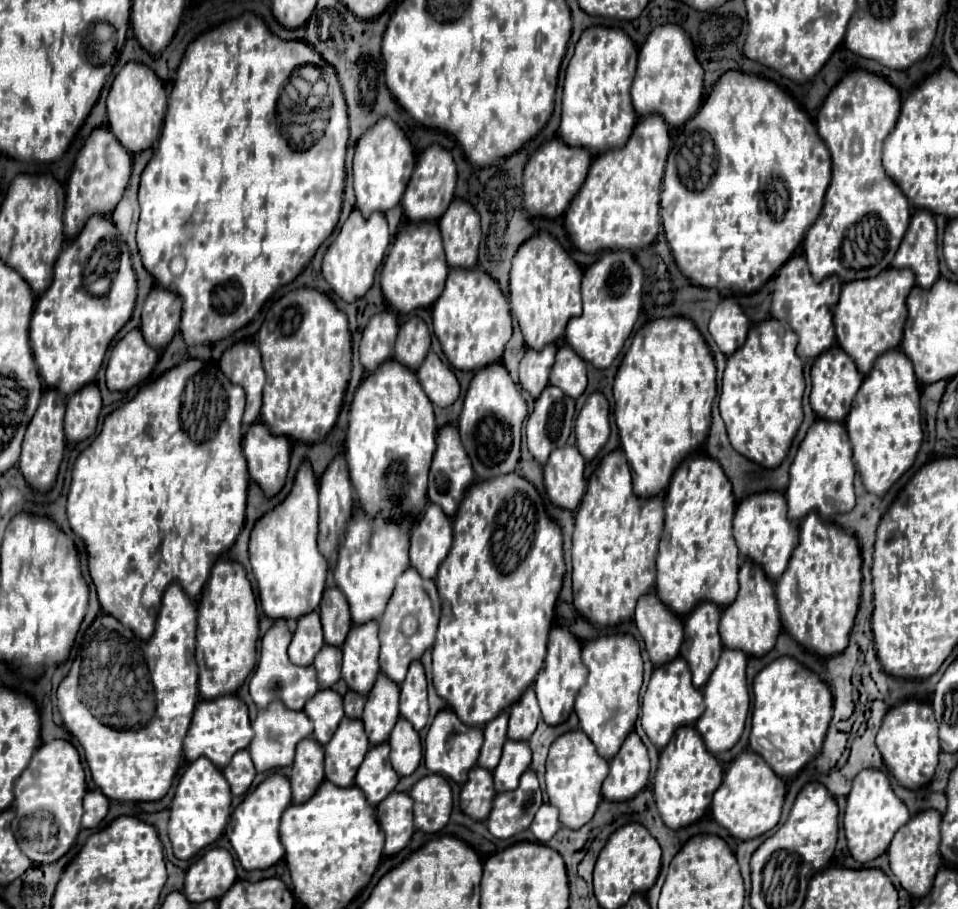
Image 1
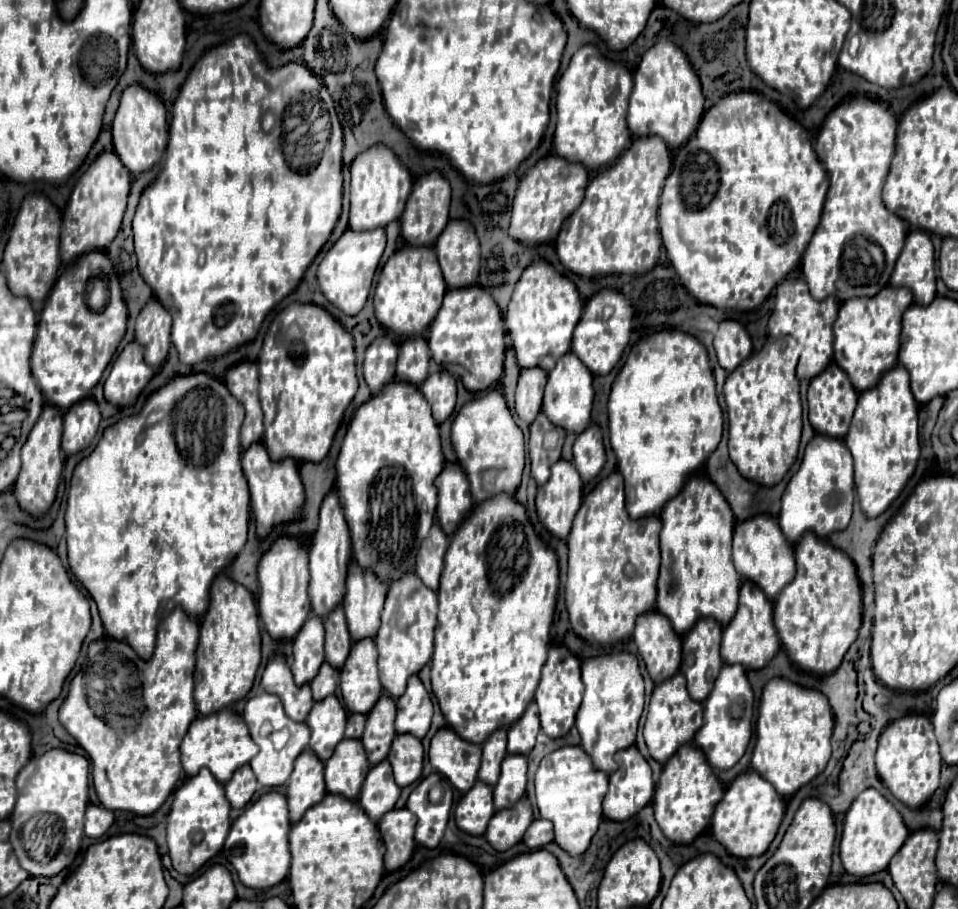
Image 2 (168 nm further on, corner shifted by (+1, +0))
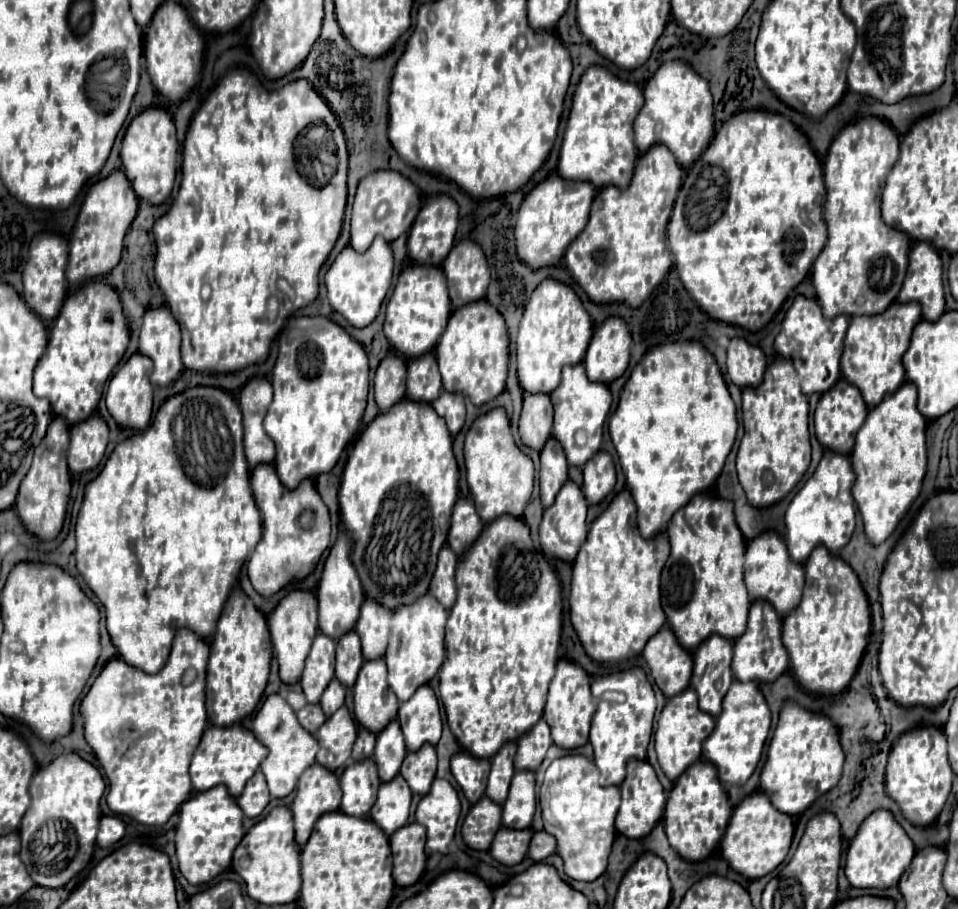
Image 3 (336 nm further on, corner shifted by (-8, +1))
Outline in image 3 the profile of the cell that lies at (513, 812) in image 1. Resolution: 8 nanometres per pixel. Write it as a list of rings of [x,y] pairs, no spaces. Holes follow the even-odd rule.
[[[501,826],[495,834],[495,840],[491,844],[491,854],[495,860],[513,866],[519,864],[529,848],[529,840],[533,836],[533,830],[507,830],[507,826]]]

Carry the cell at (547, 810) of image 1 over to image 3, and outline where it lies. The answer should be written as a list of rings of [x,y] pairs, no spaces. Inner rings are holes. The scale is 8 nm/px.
[[[545,830],[533,832],[531,844],[529,844],[529,856],[535,862],[541,862],[543,858],[547,858],[553,852],[555,852],[555,838],[551,838],[551,834],[547,834]]]

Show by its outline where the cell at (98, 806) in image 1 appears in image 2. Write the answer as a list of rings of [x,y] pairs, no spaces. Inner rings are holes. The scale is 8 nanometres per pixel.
[[[88,805],[86,809],[86,825],[84,825],[84,831],[88,837],[92,839],[98,839],[102,837],[110,825],[114,823],[114,815],[112,811],[106,811],[102,805]]]

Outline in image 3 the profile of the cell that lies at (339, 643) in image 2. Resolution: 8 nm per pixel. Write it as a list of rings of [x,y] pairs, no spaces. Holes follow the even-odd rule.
[[[355,630],[345,632],[337,640],[337,666],[335,666],[335,678],[343,686],[353,686],[359,674],[359,668],[363,664],[361,654],[361,642]]]

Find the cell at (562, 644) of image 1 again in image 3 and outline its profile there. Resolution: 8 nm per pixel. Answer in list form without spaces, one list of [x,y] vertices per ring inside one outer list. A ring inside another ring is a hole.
[[[559,660],[557,672],[549,686],[549,696],[547,696],[543,718],[547,720],[551,728],[553,742],[561,748],[567,748],[567,750],[579,748],[589,738],[589,724],[595,712],[595,698],[591,698],[589,684],[591,684],[591,676],[579,664],[569,662],[569,660]]]

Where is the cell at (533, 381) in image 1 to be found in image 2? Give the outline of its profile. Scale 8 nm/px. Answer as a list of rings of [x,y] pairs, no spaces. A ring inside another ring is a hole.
[[[538,367],[522,371],[516,387],[516,413],[528,425],[536,419],[542,409],[542,387],[546,385],[546,373]]]

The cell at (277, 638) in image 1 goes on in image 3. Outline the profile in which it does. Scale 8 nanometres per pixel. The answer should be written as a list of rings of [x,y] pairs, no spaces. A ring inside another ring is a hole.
[[[305,704],[297,712],[297,718],[299,718],[301,726],[305,730],[309,730],[311,734],[315,734],[319,730],[319,726],[325,722],[325,714],[323,714],[323,710],[319,710],[319,704]]]

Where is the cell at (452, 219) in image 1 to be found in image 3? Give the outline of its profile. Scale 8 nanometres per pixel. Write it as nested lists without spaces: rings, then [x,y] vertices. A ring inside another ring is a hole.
[[[461,240],[451,248],[443,260],[443,272],[449,284],[449,298],[453,308],[467,302],[481,300],[489,286],[489,266],[477,242]]]

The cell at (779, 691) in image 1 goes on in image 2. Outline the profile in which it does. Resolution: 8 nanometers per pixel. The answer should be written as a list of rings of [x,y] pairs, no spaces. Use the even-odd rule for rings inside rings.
[[[780,677],[768,681],[760,701],[752,769],[768,783],[772,783],[780,797],[790,799],[802,785],[810,783],[826,769],[832,753],[832,727],[834,717],[830,703],[826,703],[826,697],[822,693],[802,689]]]

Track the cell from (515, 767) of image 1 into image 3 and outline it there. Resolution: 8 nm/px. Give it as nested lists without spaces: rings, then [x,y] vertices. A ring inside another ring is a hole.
[[[517,770],[509,796],[503,802],[503,826],[507,828],[529,828],[535,814],[535,772]]]

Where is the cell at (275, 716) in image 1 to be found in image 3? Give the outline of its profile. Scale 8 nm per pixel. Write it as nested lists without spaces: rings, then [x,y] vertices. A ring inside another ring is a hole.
[[[269,694],[265,698],[265,702],[261,704],[261,708],[255,714],[253,732],[269,748],[269,756],[263,760],[261,770],[267,778],[271,796],[283,798],[283,796],[291,794],[293,788],[297,786],[297,780],[303,774],[303,770],[315,762],[319,742],[315,742],[315,736],[307,734],[307,730],[303,730],[303,726],[299,726],[293,708],[279,694]]]

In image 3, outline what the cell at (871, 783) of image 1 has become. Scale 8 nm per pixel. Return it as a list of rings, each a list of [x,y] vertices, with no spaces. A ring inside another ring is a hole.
[[[879,808],[873,810],[863,824],[859,826],[855,838],[849,844],[847,850],[847,862],[845,862],[845,874],[855,888],[887,888],[899,882],[899,876],[909,866],[911,858],[915,854],[915,846],[903,826],[895,820],[891,810]]]

